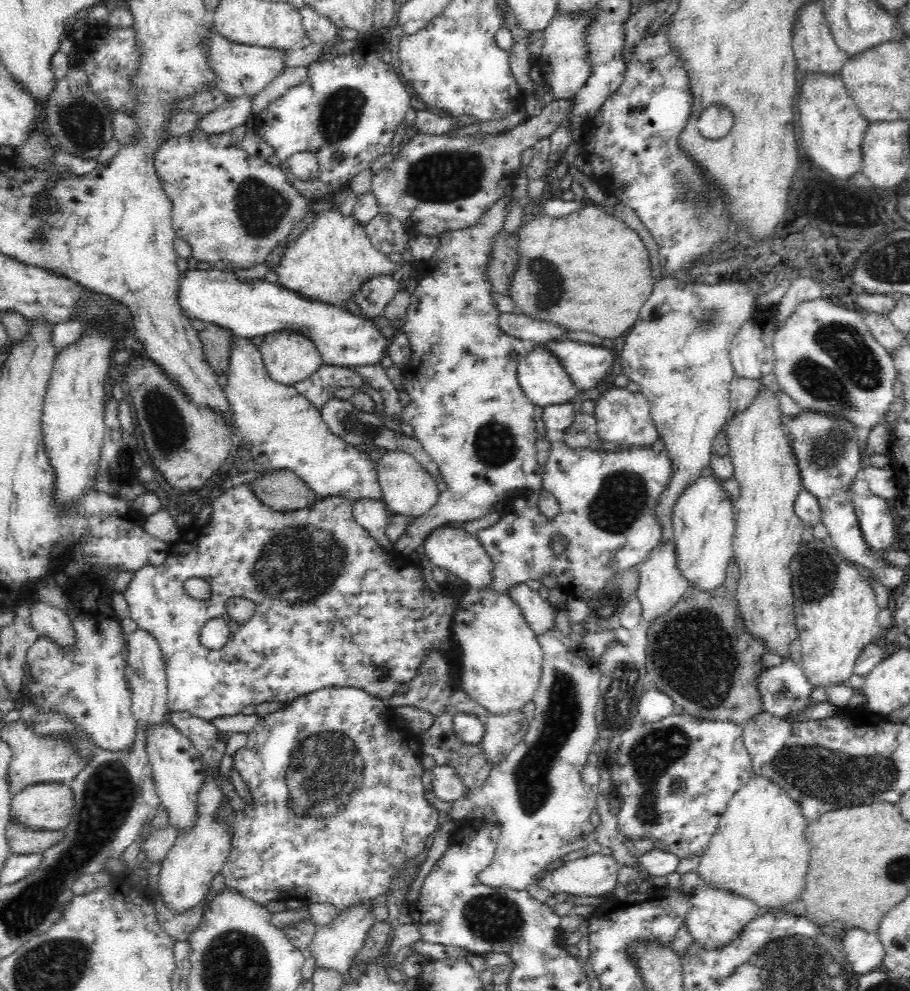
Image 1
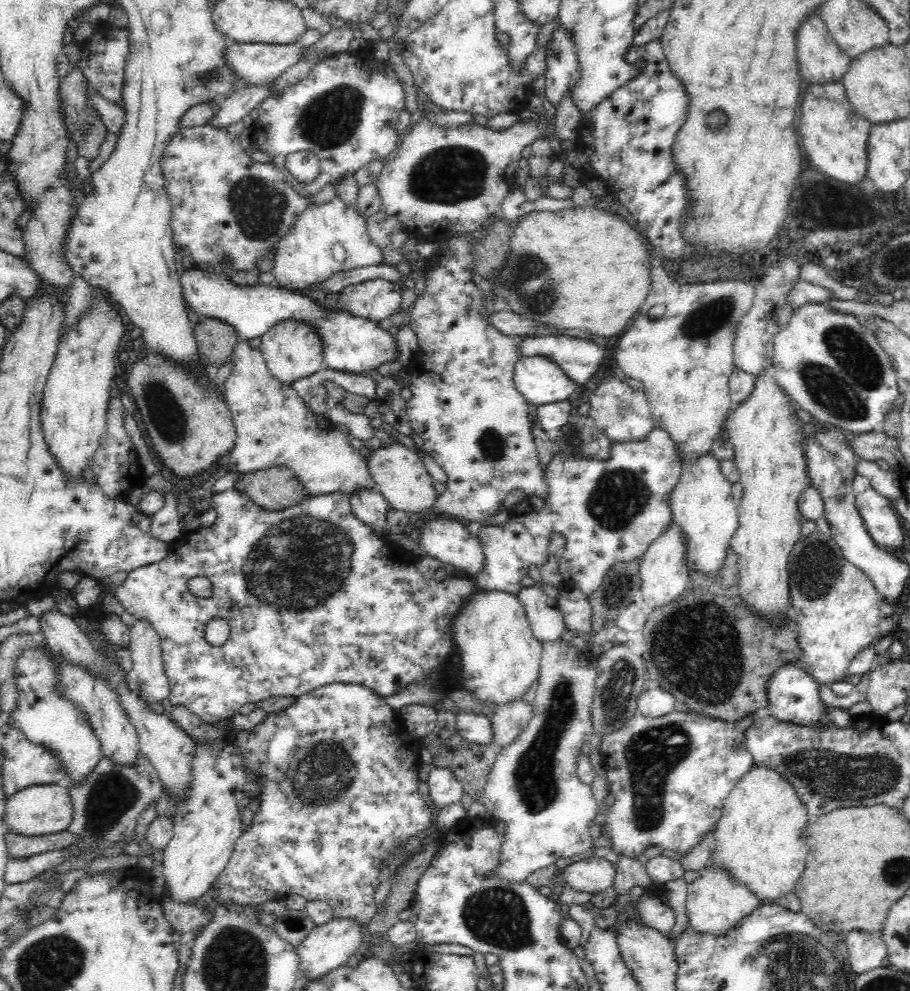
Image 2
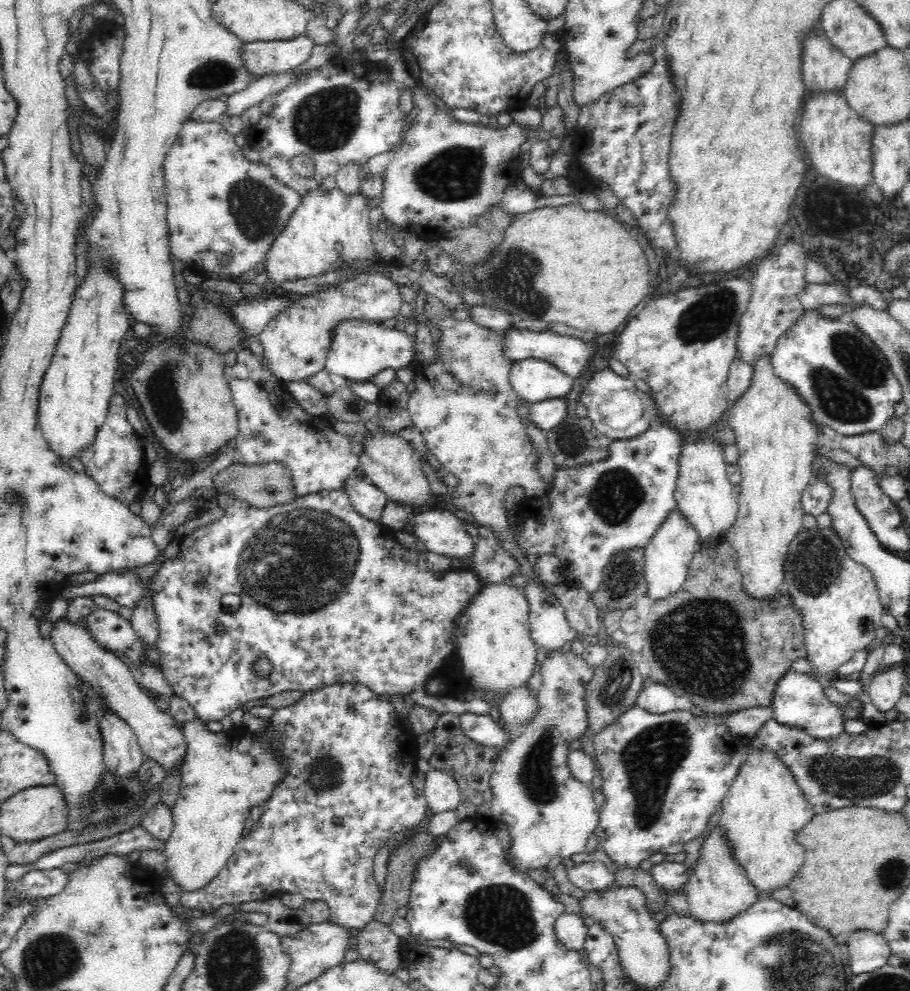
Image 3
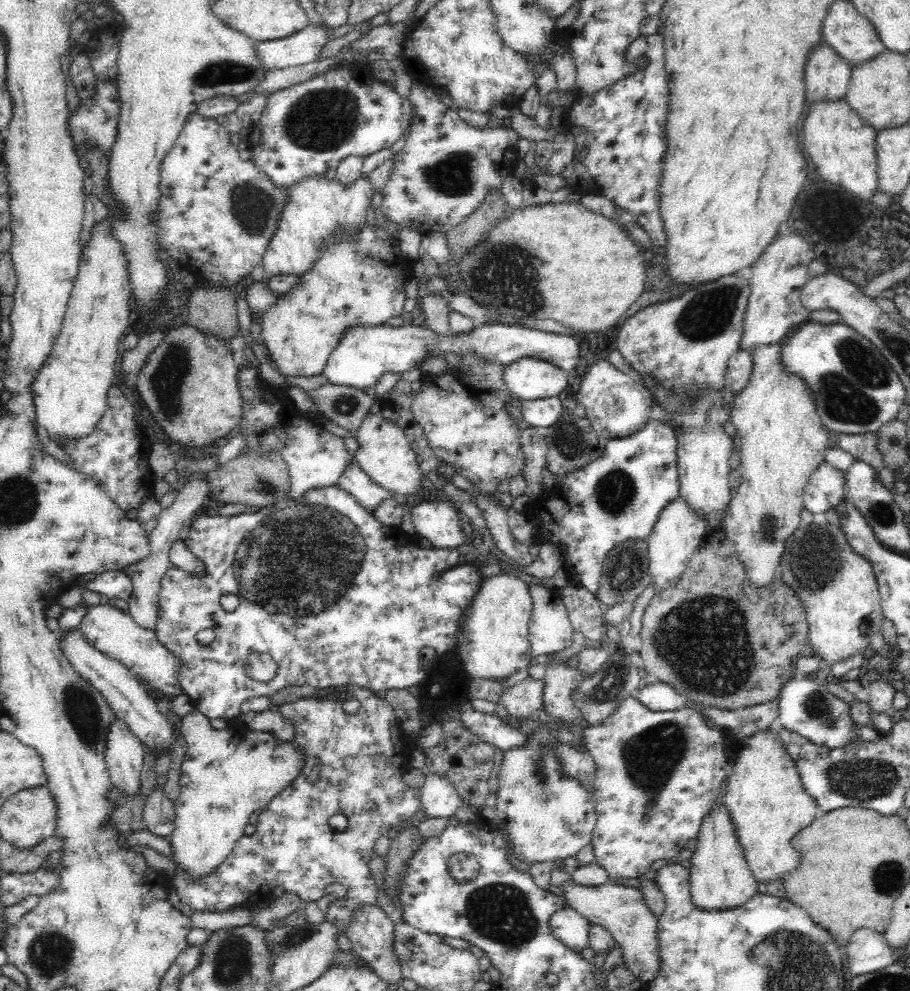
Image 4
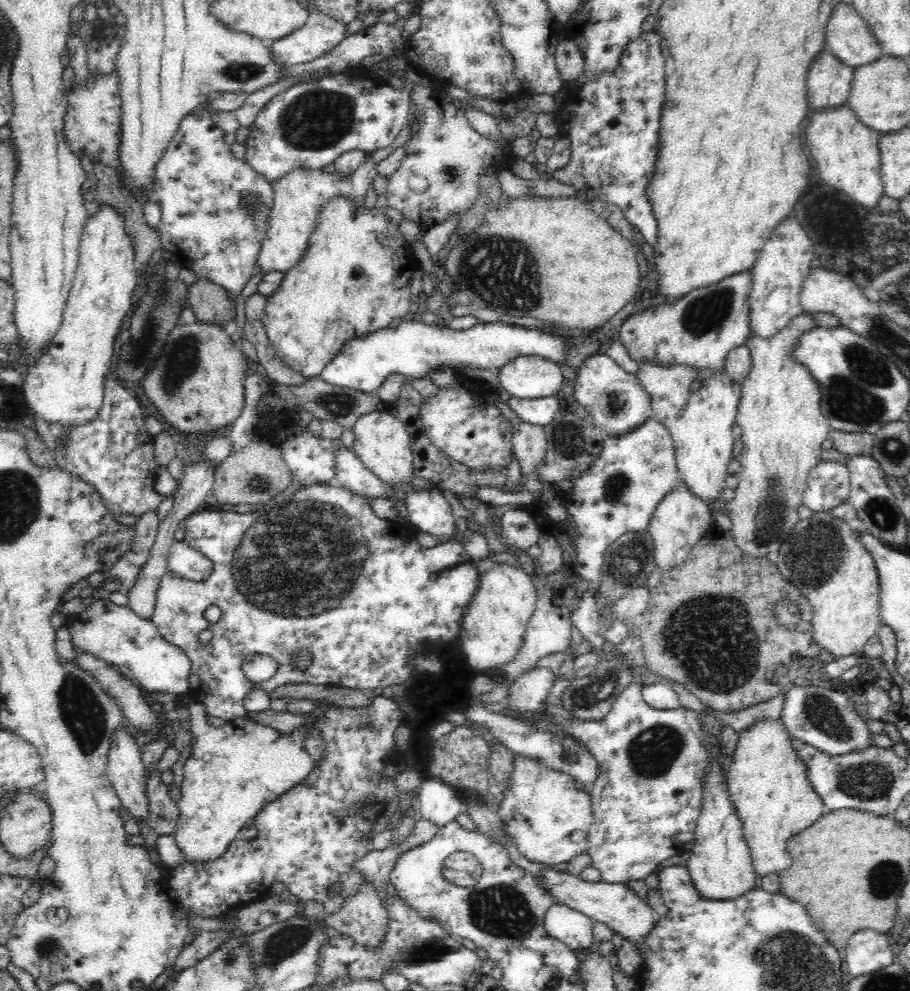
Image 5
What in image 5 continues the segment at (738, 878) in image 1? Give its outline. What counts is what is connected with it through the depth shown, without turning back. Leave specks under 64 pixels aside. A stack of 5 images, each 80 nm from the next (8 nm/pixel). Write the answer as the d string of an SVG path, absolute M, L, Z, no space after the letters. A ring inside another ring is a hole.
M760 721L739 734L733 752L733 761L727 775L726 791L736 807L736 815L742 826L742 833L750 850L752 865L756 875L766 878L789 869L793 864L788 855L788 841L818 821L822 815L822 799L806 779L806 765L798 757L796 749L790 745L791 734L775 721Z

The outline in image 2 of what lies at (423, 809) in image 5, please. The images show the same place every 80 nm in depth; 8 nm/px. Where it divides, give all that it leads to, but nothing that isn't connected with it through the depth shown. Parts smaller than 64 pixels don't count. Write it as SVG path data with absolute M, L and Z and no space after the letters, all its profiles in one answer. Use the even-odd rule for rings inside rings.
M432 766L427 783L429 784L430 798L438 806L447 807L449 804L462 800L462 783L447 768Z

